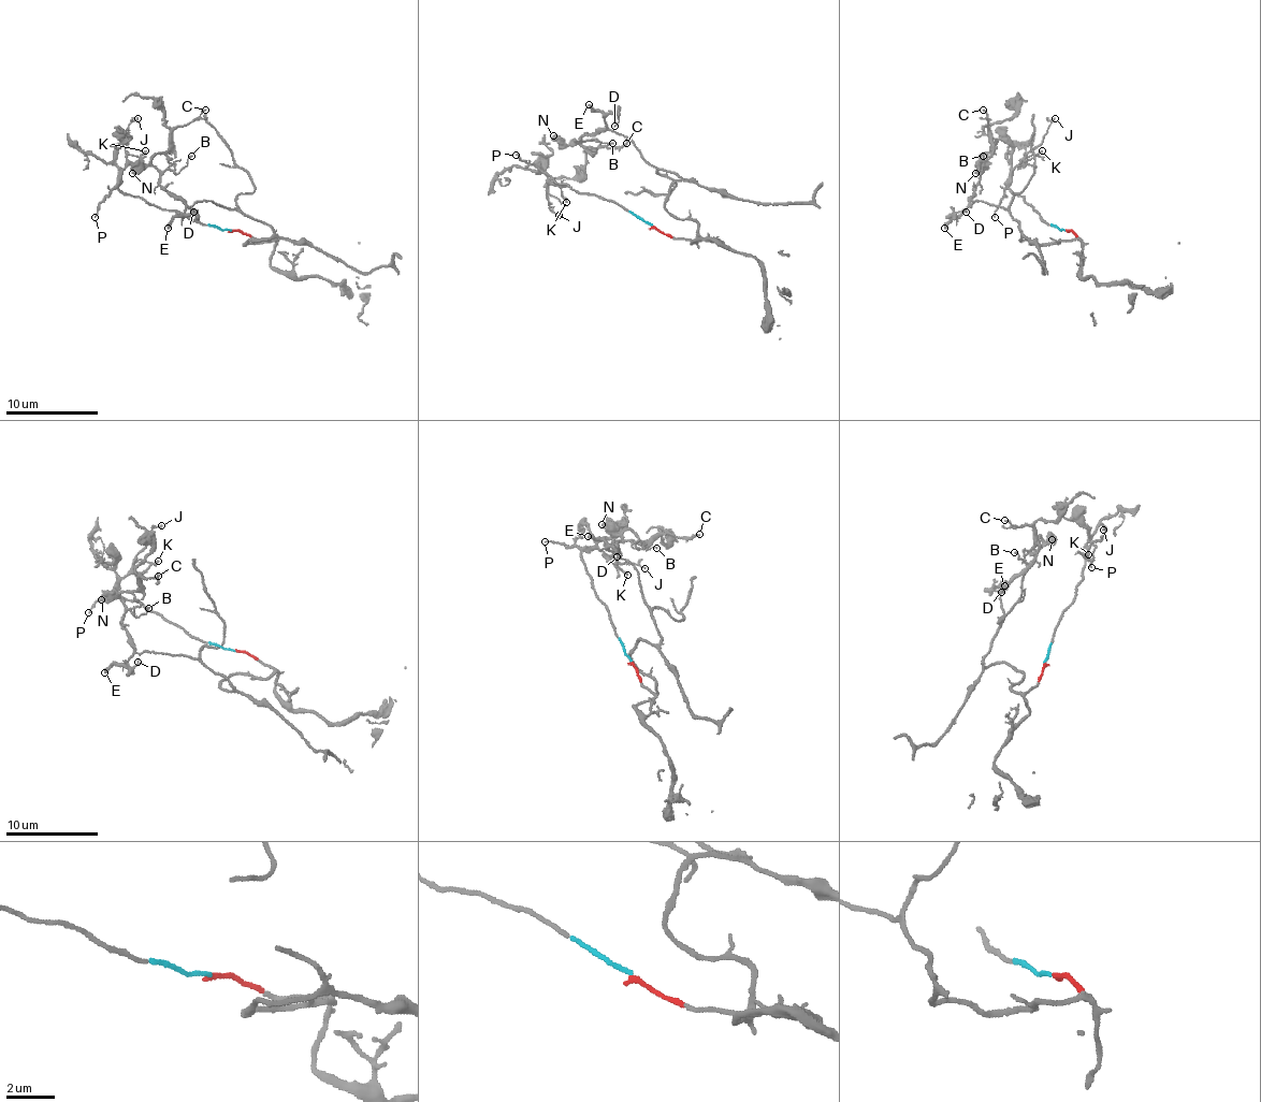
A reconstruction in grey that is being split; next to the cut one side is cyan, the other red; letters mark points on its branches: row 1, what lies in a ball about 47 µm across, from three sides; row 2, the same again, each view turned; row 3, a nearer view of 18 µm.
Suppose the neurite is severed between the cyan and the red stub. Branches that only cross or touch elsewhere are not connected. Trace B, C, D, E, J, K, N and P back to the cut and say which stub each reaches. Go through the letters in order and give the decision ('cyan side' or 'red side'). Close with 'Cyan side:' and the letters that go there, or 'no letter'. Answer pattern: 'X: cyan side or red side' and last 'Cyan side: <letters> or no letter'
B: red side
C: red side
D: red side
E: red side
J: cyan side
K: cyan side
N: red side
P: cyan side
Cyan side: J, K, P

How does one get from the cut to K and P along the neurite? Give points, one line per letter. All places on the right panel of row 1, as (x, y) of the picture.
K: (1066, 229), (1047, 225), (1024, 197), (1010, 187), (1010, 173), (1042, 150)
P: (1066, 229), (1047, 225), (1024, 197), (1008, 189), (994, 217)

